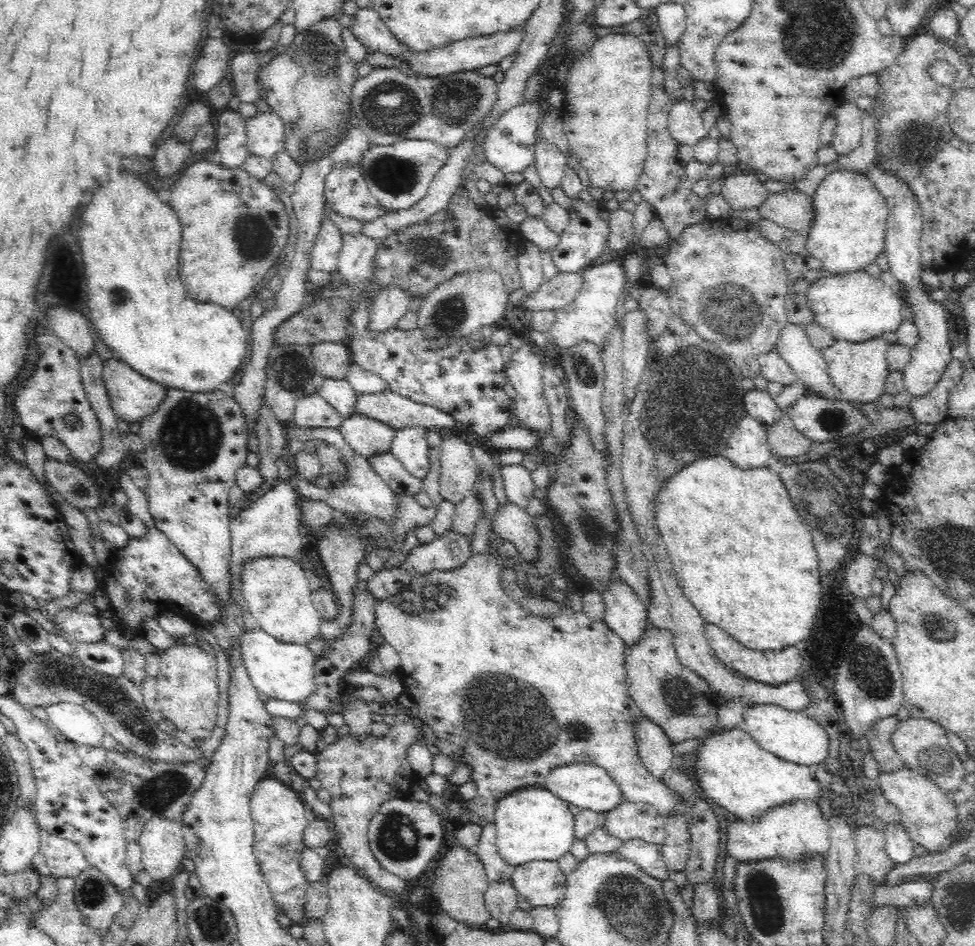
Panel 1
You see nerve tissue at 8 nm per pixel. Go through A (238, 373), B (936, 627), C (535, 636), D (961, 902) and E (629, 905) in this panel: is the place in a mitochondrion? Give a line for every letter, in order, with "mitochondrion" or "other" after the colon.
A: other
B: mitochondrion
C: other
D: mitochondrion
E: mitochondrion

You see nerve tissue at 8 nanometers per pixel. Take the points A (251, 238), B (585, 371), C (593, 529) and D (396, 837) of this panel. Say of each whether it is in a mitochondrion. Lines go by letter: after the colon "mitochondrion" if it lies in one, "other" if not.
A: mitochondrion
B: mitochondrion
C: mitochondrion
D: mitochondrion

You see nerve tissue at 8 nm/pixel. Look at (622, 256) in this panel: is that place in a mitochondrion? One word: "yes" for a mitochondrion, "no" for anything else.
no

